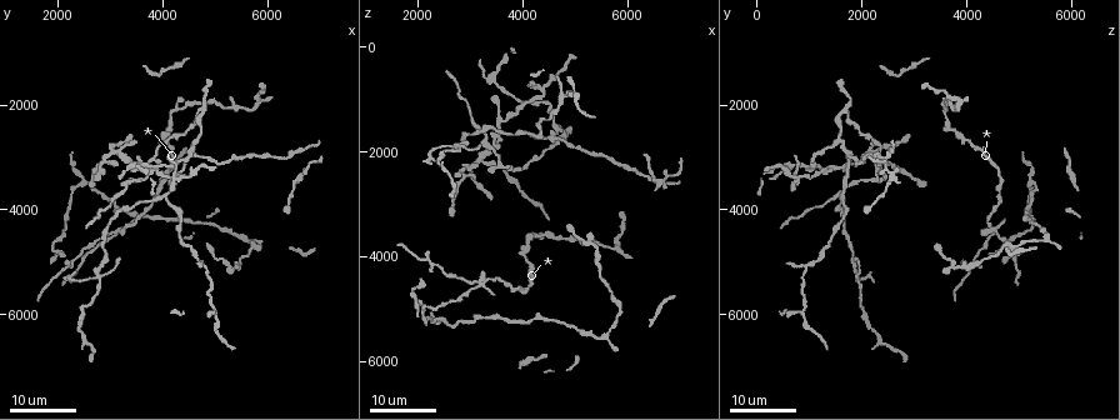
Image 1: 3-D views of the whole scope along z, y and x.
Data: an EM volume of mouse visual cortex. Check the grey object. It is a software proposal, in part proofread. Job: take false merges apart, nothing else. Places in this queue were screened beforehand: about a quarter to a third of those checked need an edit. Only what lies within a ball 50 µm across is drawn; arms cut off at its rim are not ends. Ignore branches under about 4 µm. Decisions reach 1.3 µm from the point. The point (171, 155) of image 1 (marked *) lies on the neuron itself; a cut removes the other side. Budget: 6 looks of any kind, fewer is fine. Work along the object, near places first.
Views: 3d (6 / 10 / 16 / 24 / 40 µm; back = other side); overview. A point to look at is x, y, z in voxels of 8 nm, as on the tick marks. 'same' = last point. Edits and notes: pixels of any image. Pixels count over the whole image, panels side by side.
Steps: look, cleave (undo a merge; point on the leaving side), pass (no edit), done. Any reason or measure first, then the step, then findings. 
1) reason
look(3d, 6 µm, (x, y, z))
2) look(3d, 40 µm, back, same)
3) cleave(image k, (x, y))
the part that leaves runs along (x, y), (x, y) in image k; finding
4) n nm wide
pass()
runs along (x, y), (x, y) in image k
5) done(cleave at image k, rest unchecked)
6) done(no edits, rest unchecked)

a narrow waist
look(3d, 16 µm, (4350, 2100, 3550))

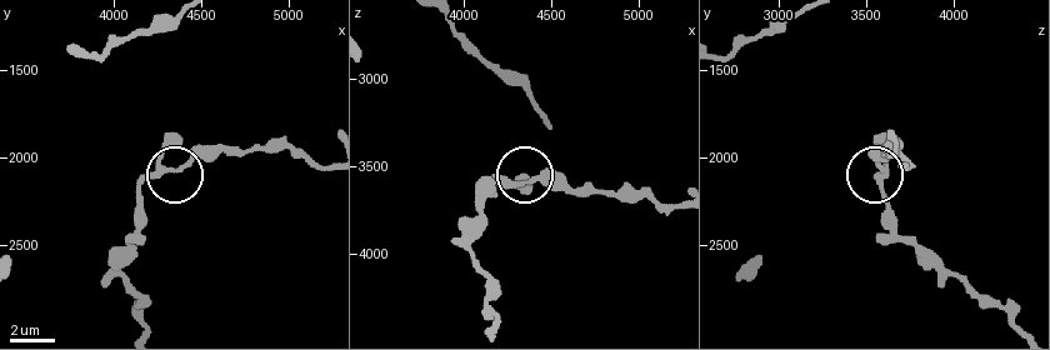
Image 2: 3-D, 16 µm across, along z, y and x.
look(3d, 6 µm, (4380, 2060, 3580))

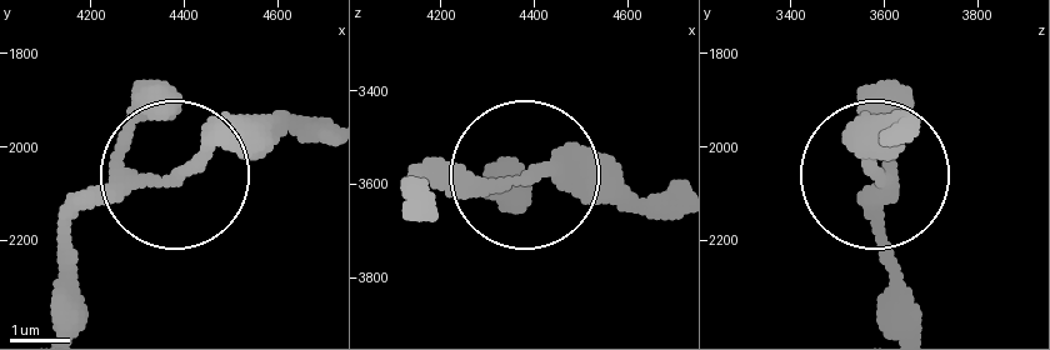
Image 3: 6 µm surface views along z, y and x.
3 arms
pass()
runs along (64, 324), (79, 219), (229, 150), (319, 130) in image 3; one neuron here

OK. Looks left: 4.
looks like a crossing
look(3d, 24 µm, (3150, 4400, 4450))

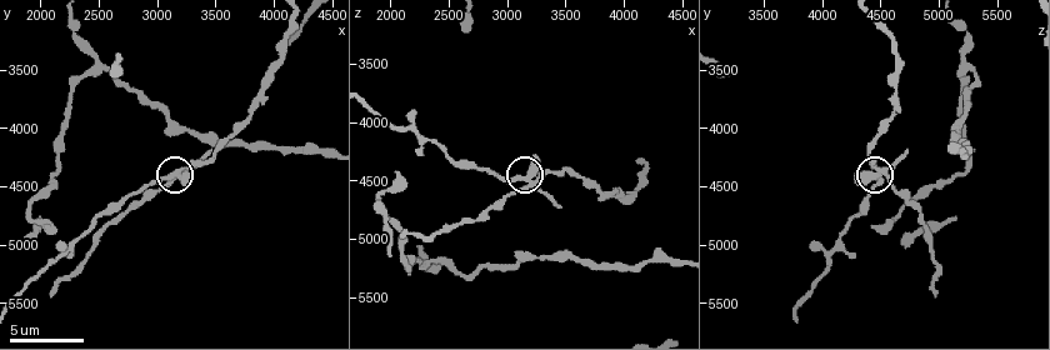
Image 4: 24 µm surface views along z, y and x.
look(3d, 6 µm, (3180, 4400, 4480))

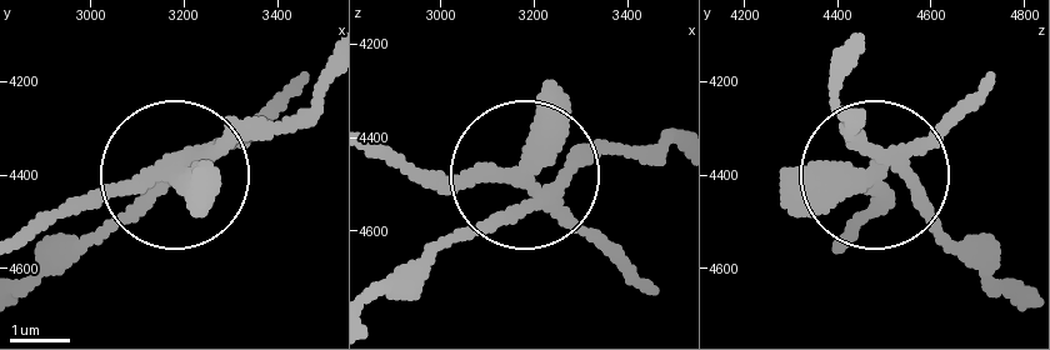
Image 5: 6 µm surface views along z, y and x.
cleave(image 5, (613, 245))
the part that leaves runs along (536, 199), (378, 160) in image 5; a second neuron is stuck on

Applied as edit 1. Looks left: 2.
done(cleave at image 5, rest unchecked)

